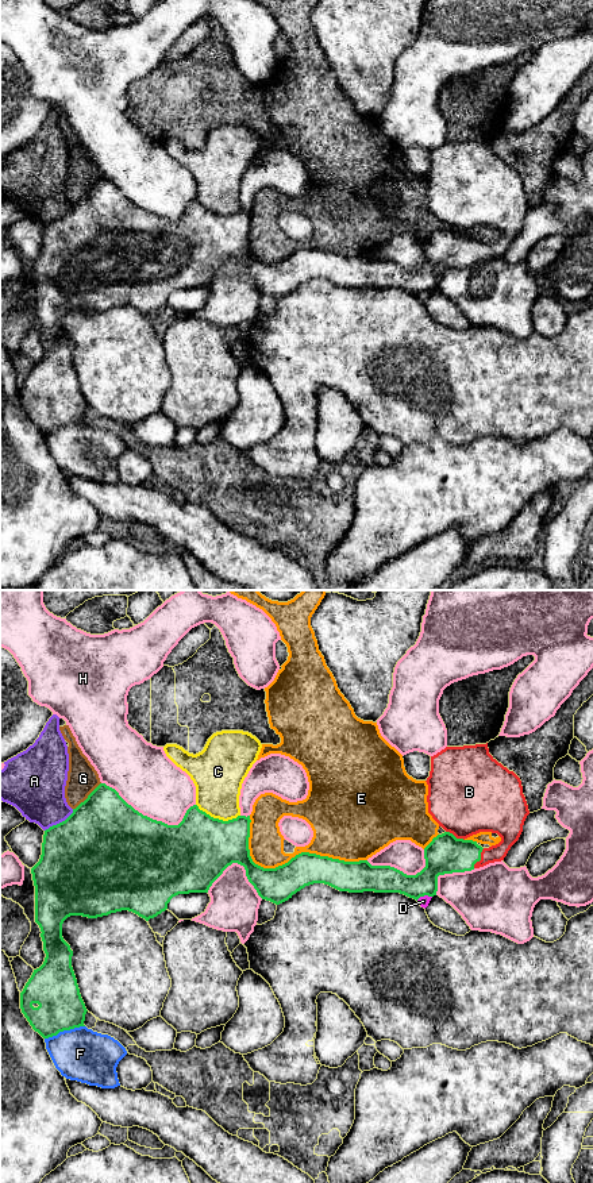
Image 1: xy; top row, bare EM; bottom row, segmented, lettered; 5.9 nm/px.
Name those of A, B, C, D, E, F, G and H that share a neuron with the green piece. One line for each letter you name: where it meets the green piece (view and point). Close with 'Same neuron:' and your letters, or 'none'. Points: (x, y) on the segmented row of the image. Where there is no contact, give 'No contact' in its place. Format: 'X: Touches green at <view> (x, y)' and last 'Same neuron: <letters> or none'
B: Touches green at xy (480, 858)
Same neuron: B

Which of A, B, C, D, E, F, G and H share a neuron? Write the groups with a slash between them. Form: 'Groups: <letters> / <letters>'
Groups: A / B / C / D / E / F / G / H

